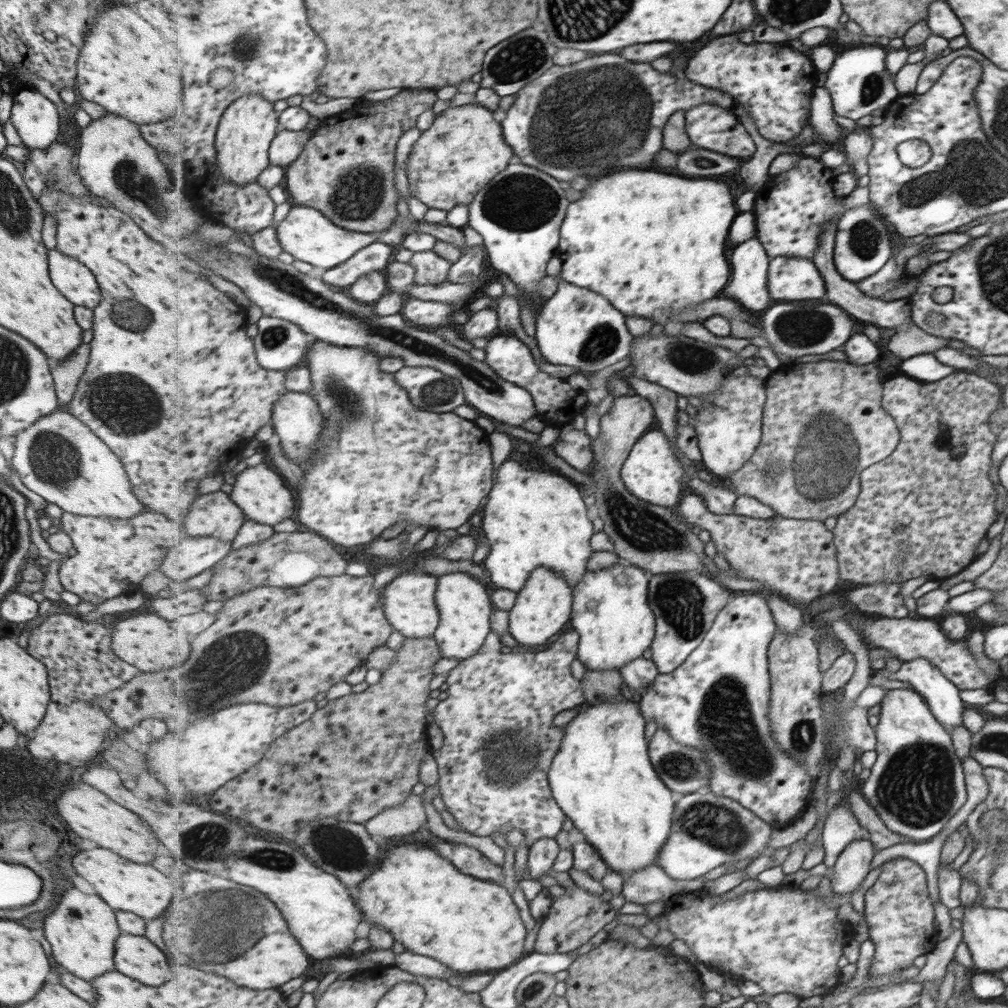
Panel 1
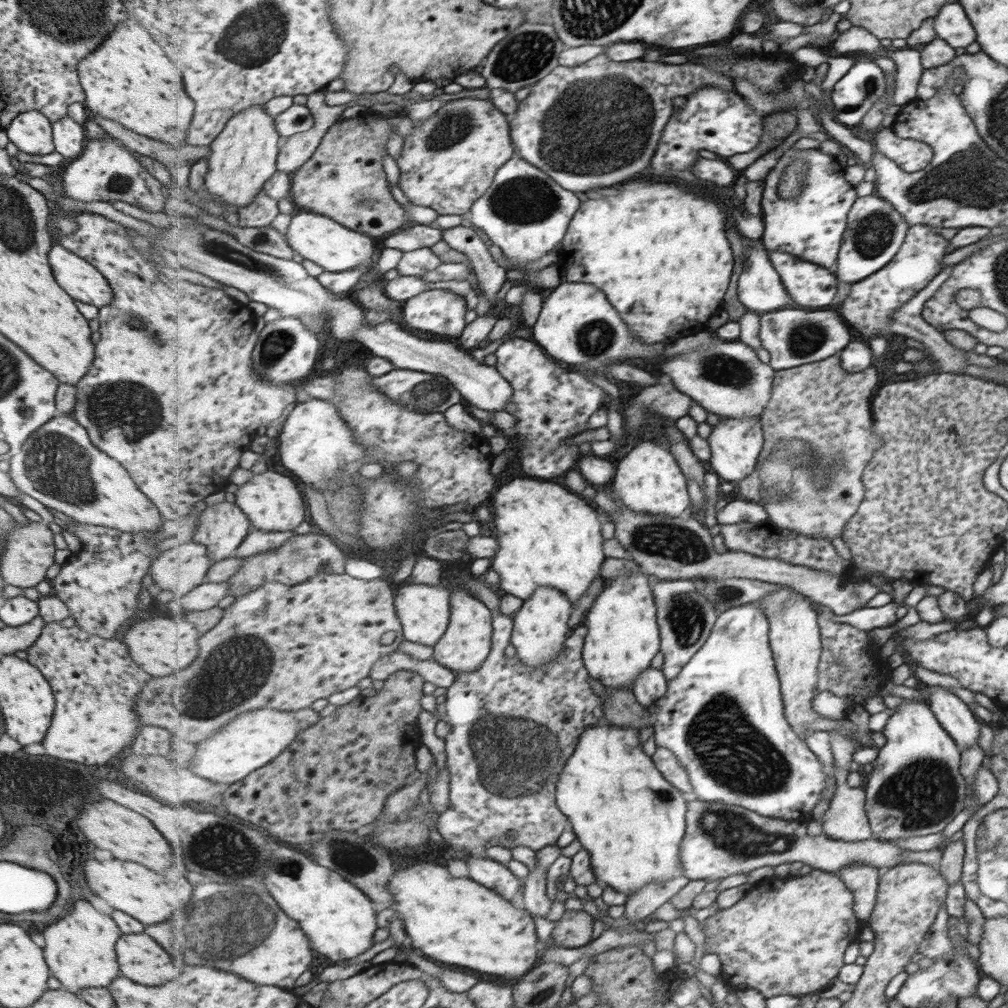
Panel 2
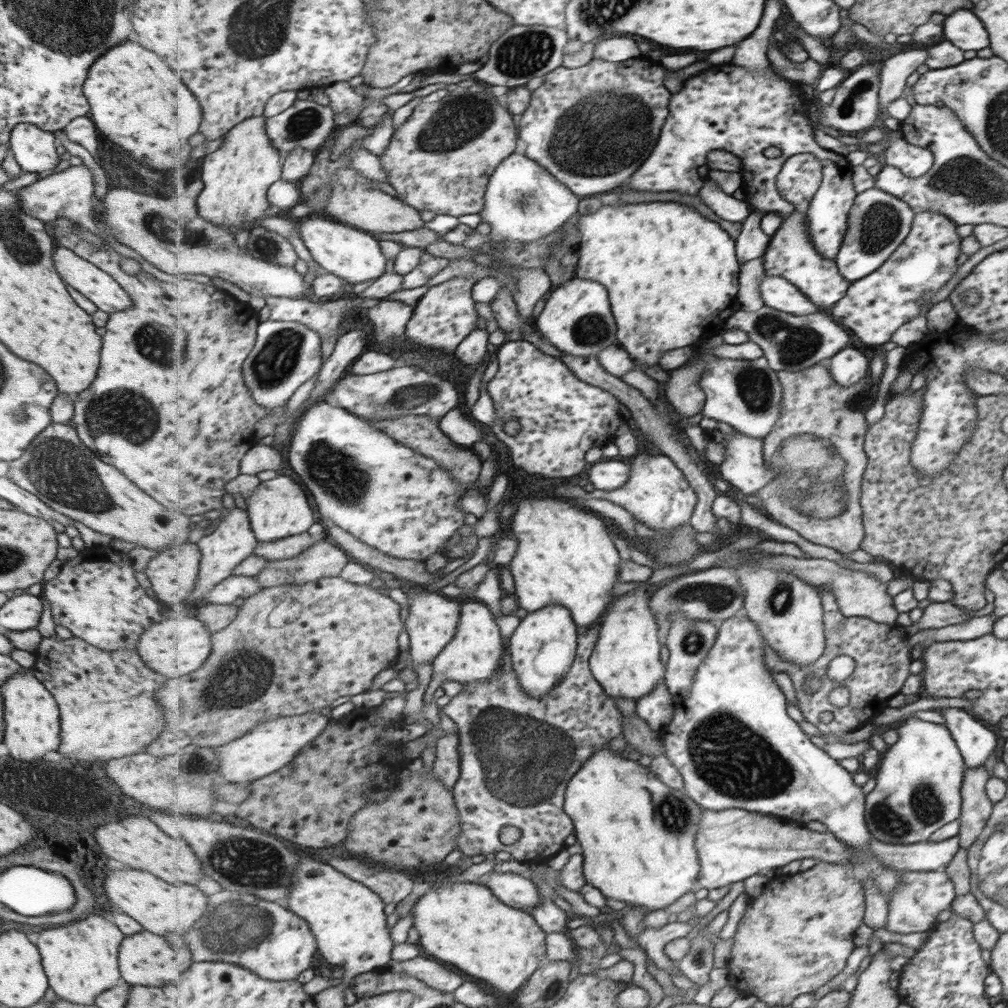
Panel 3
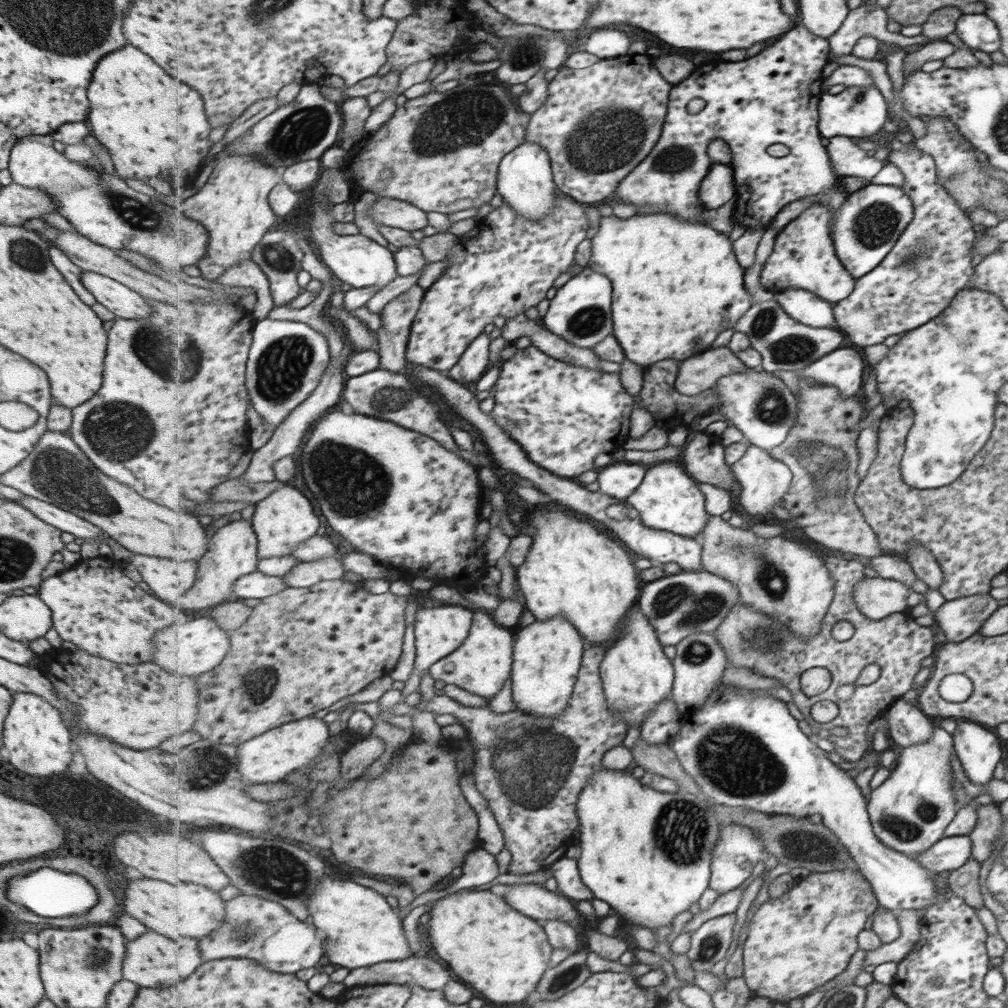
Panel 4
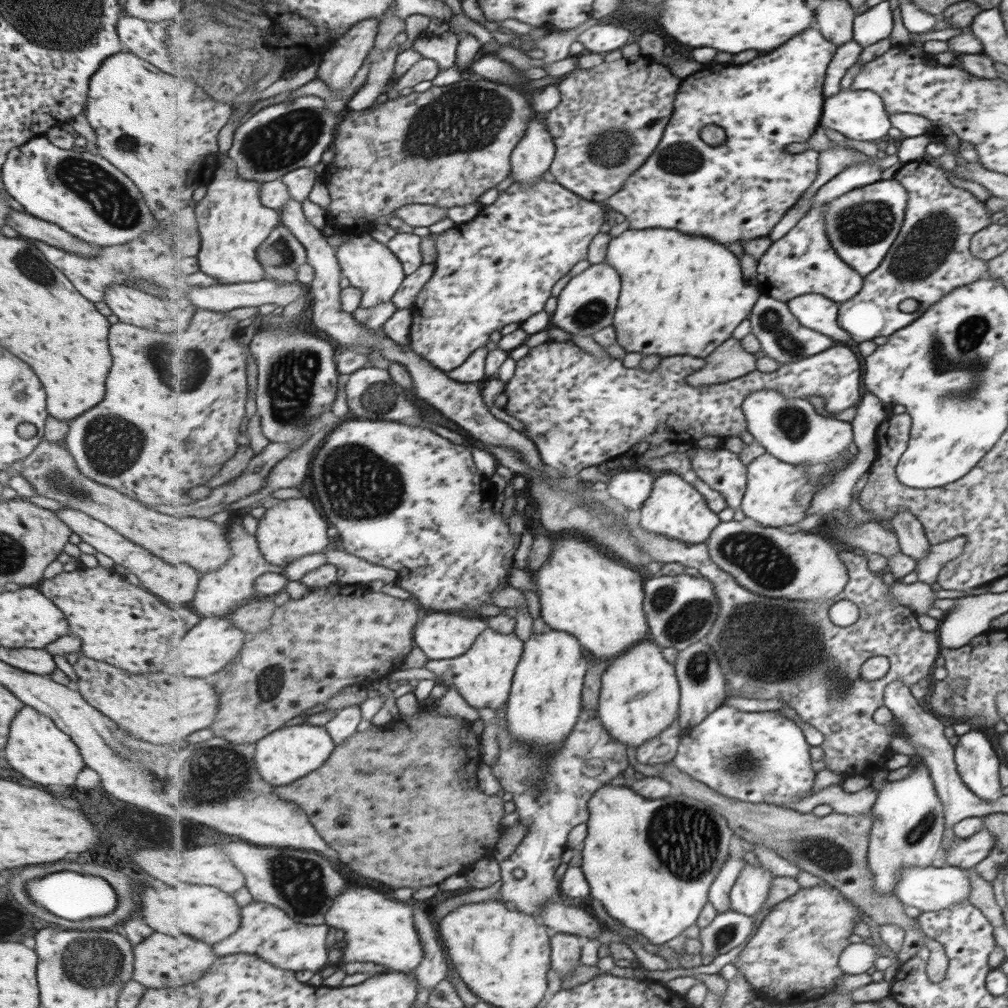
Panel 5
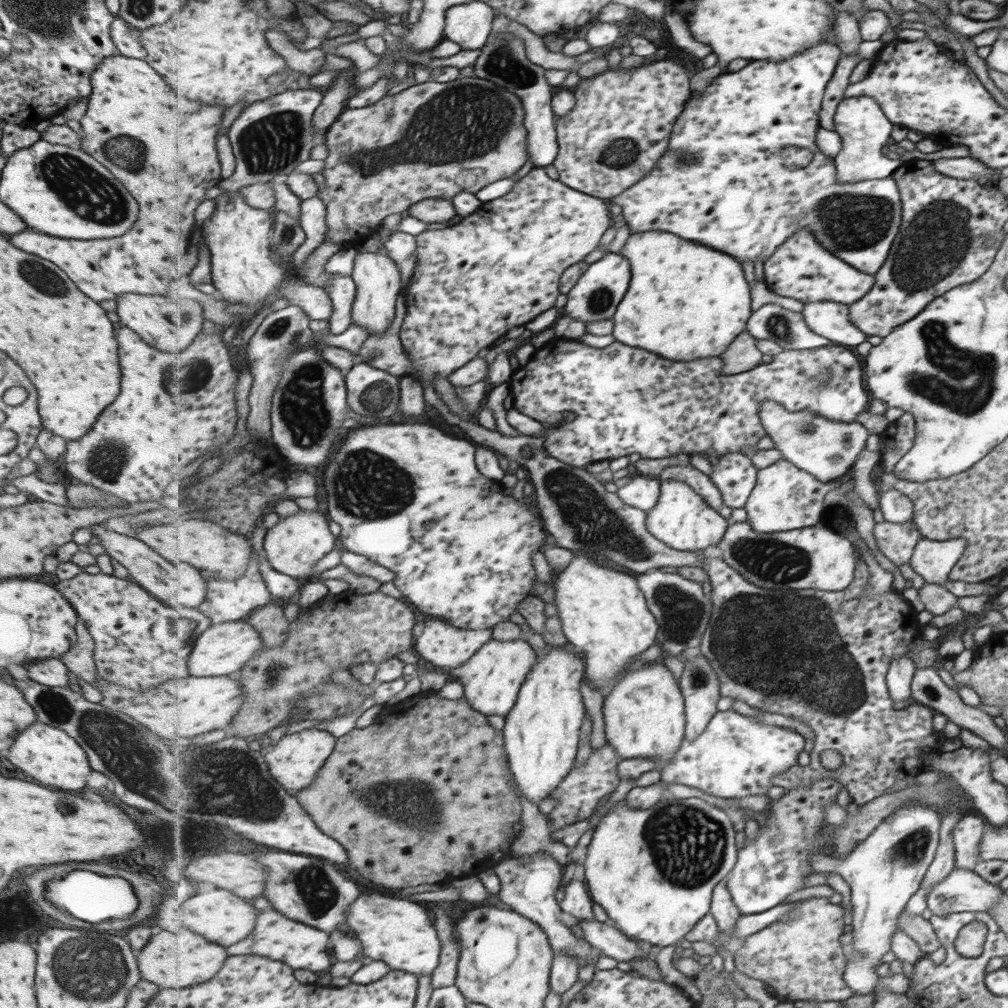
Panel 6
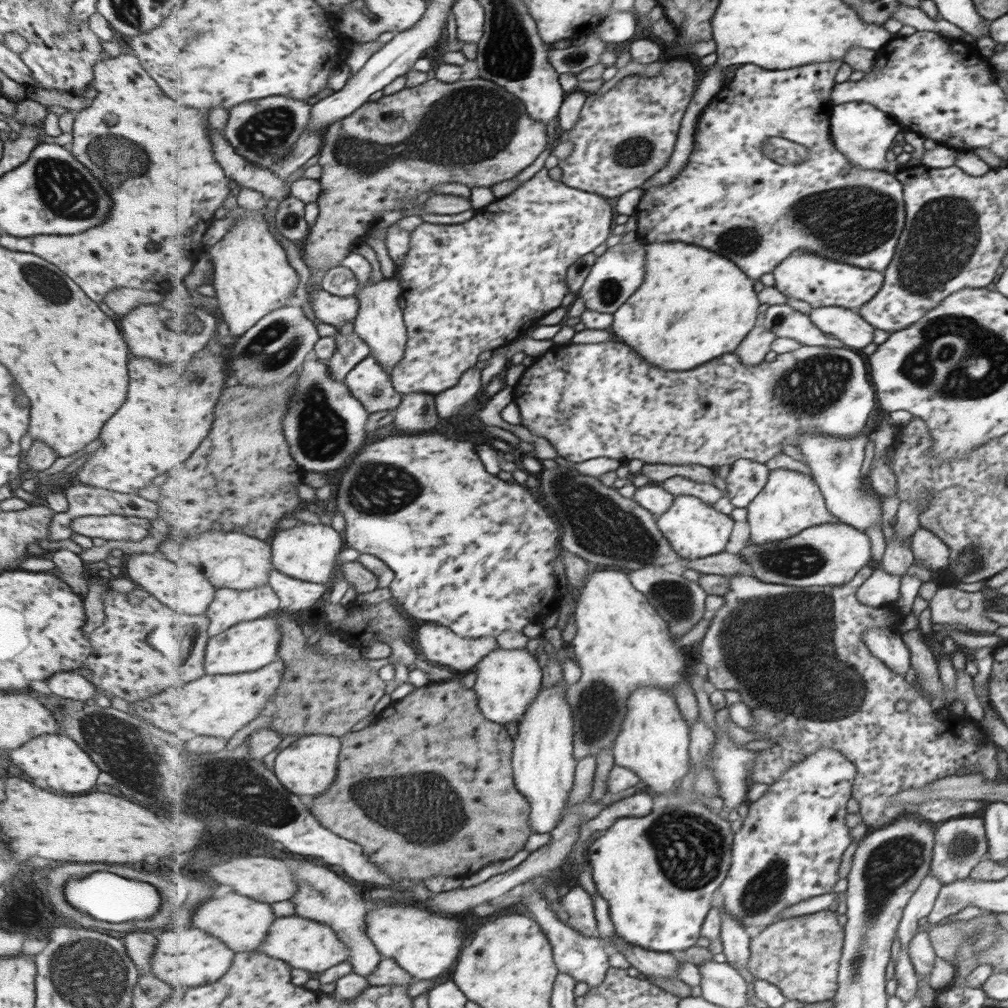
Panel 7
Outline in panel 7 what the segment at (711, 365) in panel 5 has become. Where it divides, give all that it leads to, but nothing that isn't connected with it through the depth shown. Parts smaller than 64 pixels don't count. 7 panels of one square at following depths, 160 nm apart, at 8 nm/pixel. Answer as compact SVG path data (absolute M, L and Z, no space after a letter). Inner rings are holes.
M764 325L755 327L740 346L737 348L737 355L741 357L744 365L749 367L761 365L765 356L771 352L773 341L777 340L774 332L764 328Z

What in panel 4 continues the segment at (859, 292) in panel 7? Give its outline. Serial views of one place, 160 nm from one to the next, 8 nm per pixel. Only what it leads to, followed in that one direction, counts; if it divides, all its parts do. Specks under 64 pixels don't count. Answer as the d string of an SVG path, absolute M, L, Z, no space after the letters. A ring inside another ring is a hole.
M811 205L777 235L773 254L768 257L762 272L763 284L769 290L777 293L786 288L805 289L834 304L851 294L855 277L837 256L831 235L832 214L828 205Z

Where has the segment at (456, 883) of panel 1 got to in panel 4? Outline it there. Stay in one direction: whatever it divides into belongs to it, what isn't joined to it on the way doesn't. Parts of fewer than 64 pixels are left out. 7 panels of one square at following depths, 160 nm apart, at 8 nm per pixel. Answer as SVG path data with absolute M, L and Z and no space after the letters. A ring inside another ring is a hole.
M464 889L461 892L449 893L432 906L429 914L430 943L455 975L461 976L463 981L467 980L475 992L480 992L494 1003L517 1005L525 1001L530 1002L543 973L550 968L554 951L542 922L525 916L513 908L505 898L489 890L471 892Z

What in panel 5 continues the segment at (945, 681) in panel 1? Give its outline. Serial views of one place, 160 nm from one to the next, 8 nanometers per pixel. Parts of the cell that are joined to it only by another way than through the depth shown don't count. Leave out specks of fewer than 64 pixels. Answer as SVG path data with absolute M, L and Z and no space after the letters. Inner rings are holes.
M968 731L957 738L954 763L963 784L979 798L995 802L1000 798L997 764L991 742L980 731Z

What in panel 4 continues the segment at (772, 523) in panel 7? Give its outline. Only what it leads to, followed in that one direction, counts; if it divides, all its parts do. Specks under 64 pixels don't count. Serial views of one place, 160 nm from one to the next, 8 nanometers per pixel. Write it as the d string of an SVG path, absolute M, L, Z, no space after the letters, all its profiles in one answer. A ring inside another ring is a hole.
M749 445L747 452L741 460L732 464L733 473L737 477L741 487L743 488L740 494L740 504L747 513L755 516L771 516L771 510L775 504L779 505L783 496L787 494L791 480L793 480L793 472L789 470L789 466L775 460L769 451L764 448L759 448L757 445Z

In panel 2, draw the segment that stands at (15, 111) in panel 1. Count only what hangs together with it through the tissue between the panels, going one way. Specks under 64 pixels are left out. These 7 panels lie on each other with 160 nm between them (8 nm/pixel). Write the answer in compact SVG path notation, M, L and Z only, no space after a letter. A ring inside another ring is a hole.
M39 111L20 112L6 127L5 134L18 151L39 156L54 151L51 123Z

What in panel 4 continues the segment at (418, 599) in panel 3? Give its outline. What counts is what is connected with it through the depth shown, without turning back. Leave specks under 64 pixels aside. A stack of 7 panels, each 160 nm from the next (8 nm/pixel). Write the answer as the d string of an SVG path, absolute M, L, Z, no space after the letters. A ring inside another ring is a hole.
M435 603L435 608L420 605L416 609L413 624L415 657L410 676L404 681L404 686L400 690L402 697L420 690L424 672L427 672L439 660L455 652L467 640L475 623L475 610L459 605Z

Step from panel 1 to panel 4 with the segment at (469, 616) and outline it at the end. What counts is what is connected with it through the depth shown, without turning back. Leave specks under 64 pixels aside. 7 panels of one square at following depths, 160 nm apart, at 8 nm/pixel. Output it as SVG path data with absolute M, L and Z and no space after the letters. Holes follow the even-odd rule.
M480 608L475 610L475 618L476 623L467 640L461 644L455 652L452 652L451 655L436 662L427 671L434 680L441 680L441 682L445 682L447 685L456 684L473 694L478 694L479 696L484 696L486 699L491 699L499 690L501 690L501 688L503 688L505 680L511 678L514 667L514 644L516 643L516 635L514 629L497 625L493 618L491 618L487 612L481 612Z

